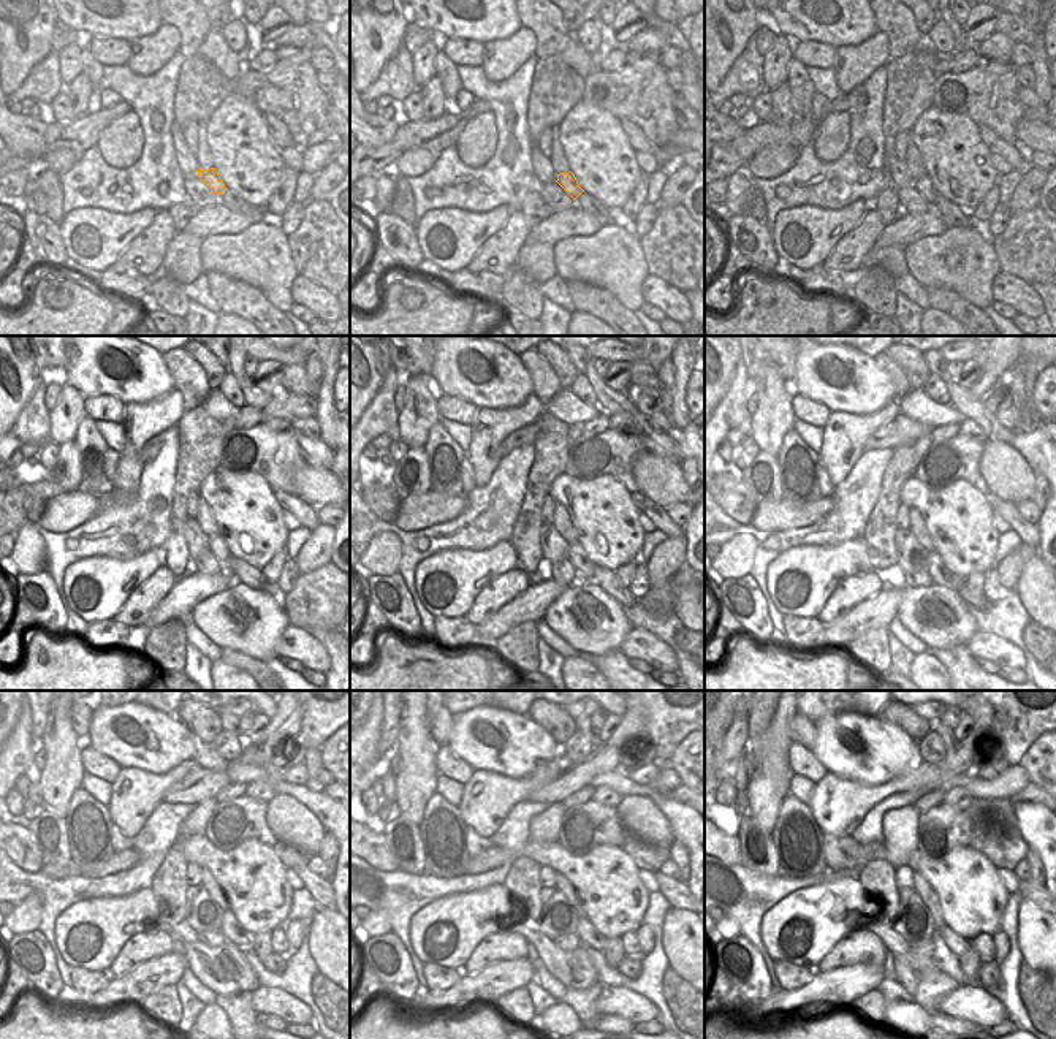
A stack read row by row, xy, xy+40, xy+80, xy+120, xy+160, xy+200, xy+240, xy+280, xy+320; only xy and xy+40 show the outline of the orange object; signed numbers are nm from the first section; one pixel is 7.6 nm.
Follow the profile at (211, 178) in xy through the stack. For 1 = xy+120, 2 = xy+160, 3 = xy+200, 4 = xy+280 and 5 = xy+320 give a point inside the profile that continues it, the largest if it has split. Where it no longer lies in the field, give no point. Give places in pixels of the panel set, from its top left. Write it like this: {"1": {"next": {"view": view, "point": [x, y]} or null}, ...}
{"1": {"next": {"view": "xy+120", "point": [217, 545]}}, "2": {"next": {"view": "xy+160", "point": [584, 569]}}, "3": {"next": {"view": "xy+200", "point": [939, 572]}}, "4": {"next": {"view": "xy+280", "point": [586, 932]}}, "5": {"next": {"view": "xy+320", "point": [957, 944]}}}

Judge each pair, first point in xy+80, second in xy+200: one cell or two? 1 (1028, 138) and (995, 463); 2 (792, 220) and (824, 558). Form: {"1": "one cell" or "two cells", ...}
{"1": "one cell", "2": "one cell"}

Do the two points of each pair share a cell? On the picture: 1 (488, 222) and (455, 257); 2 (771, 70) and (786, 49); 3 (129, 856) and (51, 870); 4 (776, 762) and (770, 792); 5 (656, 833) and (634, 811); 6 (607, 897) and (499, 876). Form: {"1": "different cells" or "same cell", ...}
{"1": "same cell", "2": "same cell", "3": "same cell", "4": "different cells", "5": "same cell", "6": "different cells"}

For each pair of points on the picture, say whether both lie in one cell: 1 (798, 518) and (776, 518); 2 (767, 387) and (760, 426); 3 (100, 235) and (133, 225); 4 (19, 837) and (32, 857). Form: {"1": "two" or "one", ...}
{"1": "one", "2": "one", "3": "one", "4": "one"}

